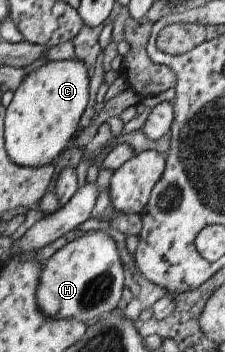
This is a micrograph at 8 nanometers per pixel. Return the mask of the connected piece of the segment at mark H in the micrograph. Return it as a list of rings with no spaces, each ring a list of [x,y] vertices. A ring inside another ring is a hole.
[[[95,226],[93,233],[74,239],[55,252],[43,264],[35,296],[37,306],[45,316],[54,320],[77,319],[86,323],[86,321],[99,321],[105,313],[118,307],[126,277],[124,276],[123,262],[120,259],[117,243],[106,232],[106,228],[106,226]]]

